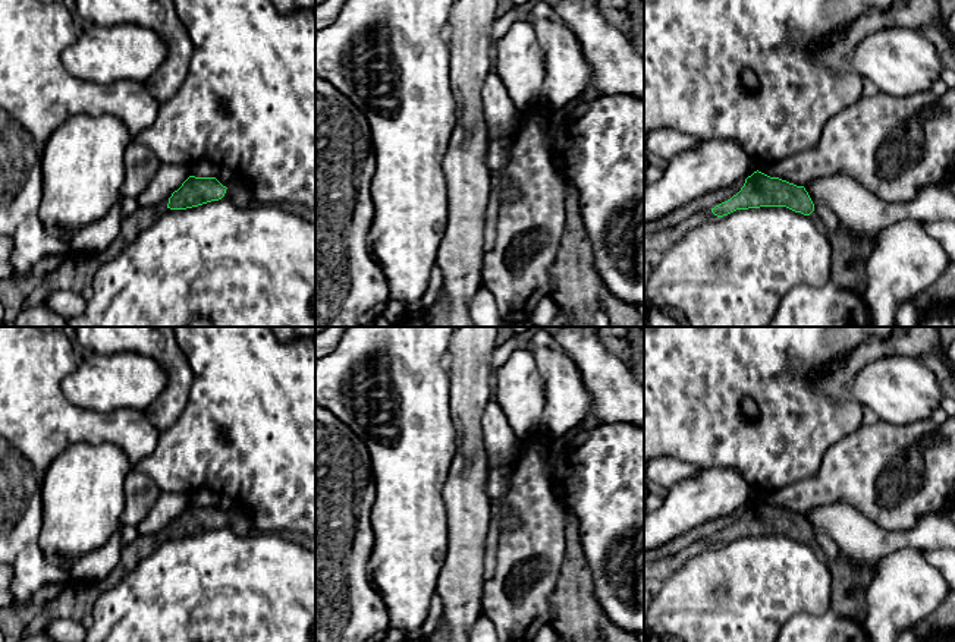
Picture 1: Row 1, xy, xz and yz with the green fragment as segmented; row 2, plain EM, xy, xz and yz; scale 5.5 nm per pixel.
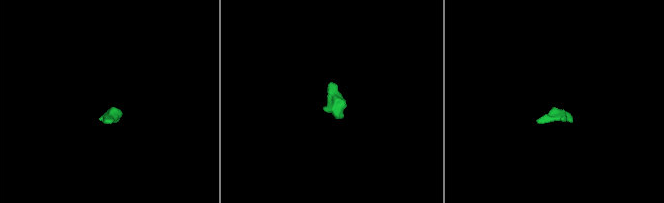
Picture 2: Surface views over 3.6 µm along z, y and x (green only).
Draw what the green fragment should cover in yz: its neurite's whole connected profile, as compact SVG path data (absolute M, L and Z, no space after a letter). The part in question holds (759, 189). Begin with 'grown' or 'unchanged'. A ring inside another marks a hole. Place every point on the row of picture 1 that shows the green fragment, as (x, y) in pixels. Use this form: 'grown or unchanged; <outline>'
unchanged; M757 170L745 179L736 195L711 208L711 213L723 217L736 210L760 207L786 207L804 215L810 215L814 211L814 204L804 186L770 177Z

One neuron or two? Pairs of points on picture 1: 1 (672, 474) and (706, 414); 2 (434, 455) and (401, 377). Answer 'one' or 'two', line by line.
1: two
2: one

